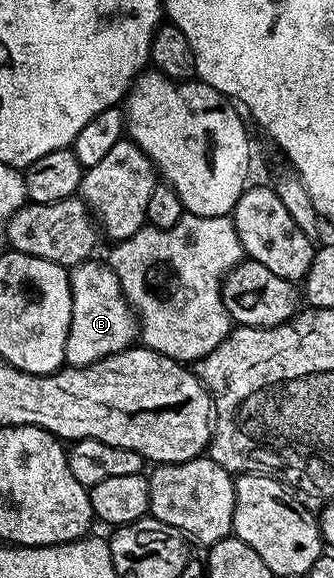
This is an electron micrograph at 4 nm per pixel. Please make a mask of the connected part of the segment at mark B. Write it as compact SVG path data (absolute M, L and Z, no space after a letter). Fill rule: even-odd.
M92 259L89 261L83 261L80 265L74 266L70 270L69 276L71 278L71 294L73 295L73 319L69 323L69 339L65 339L65 362L71 367L86 367L97 363L101 359L105 359L109 355L119 353L123 349L130 349L136 344L137 341L137 314L134 309L131 308L131 304L127 302L127 296L123 294L121 289L121 283L117 279L117 275L111 270L110 264L99 262L99 259Z

